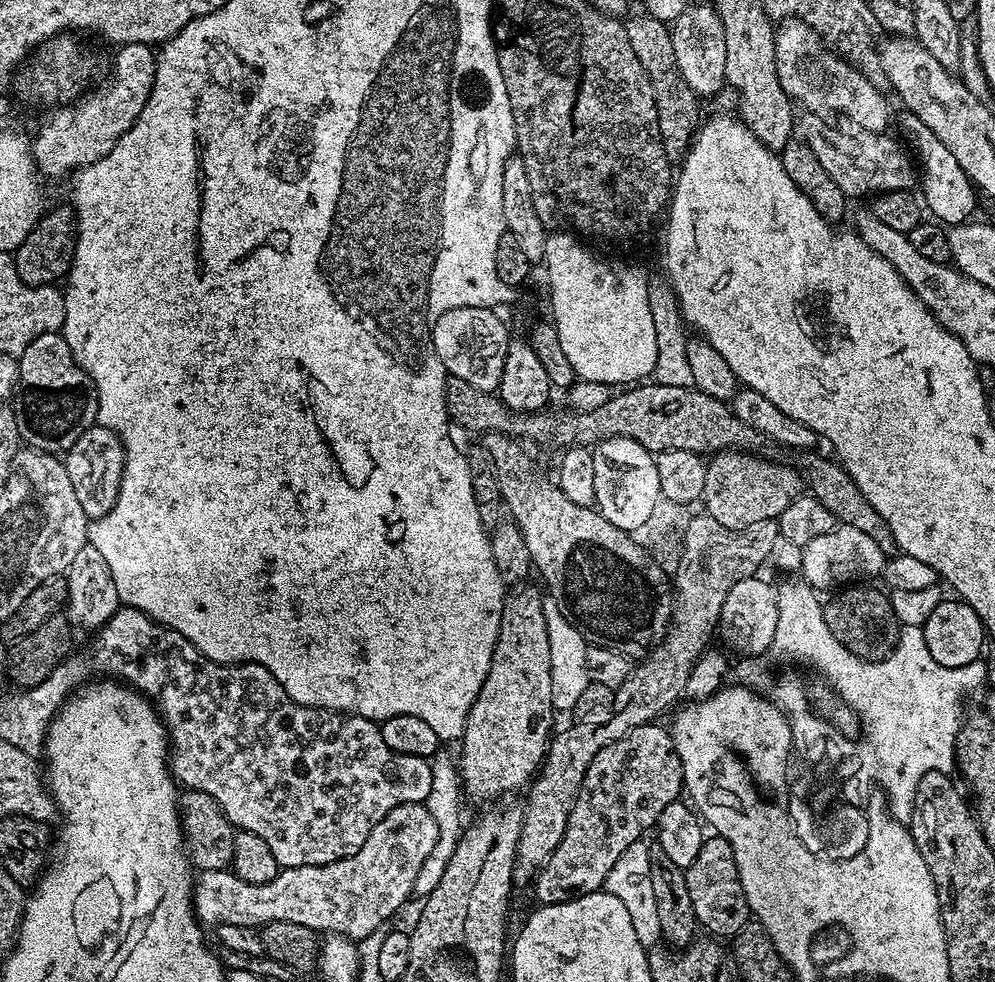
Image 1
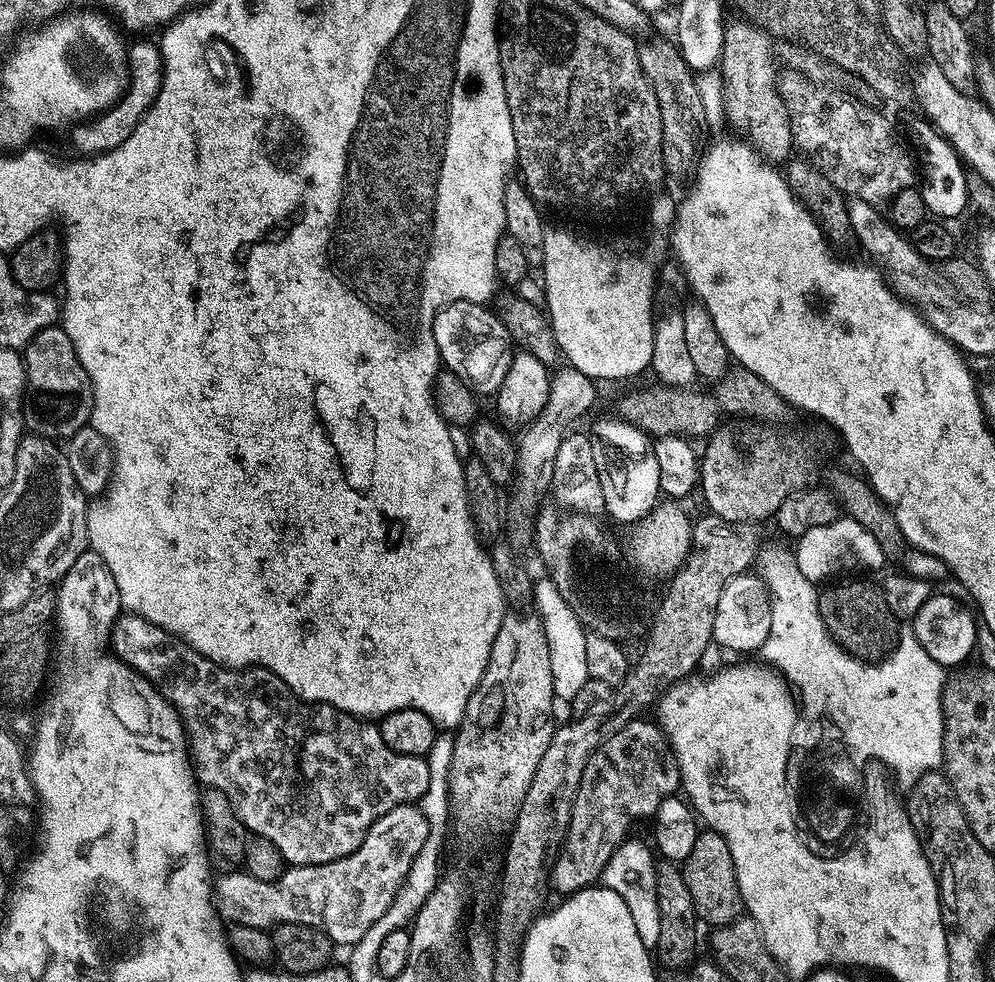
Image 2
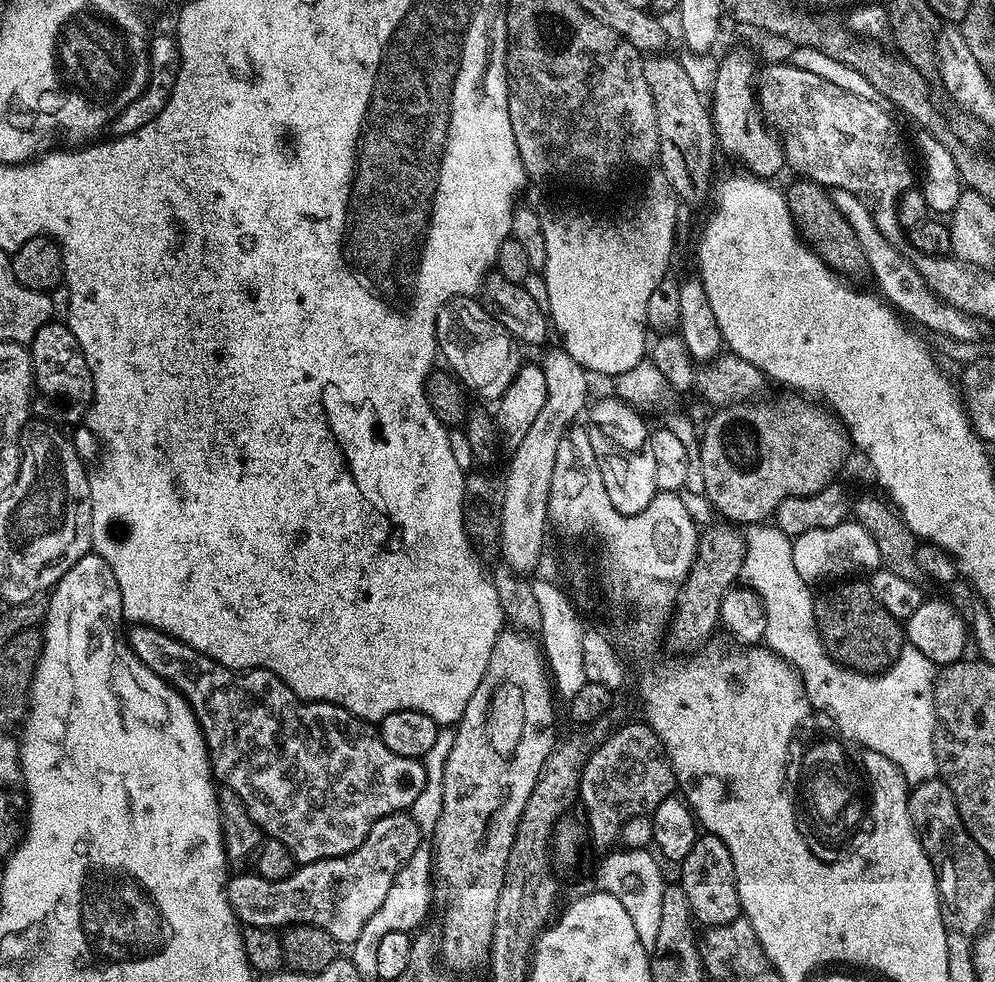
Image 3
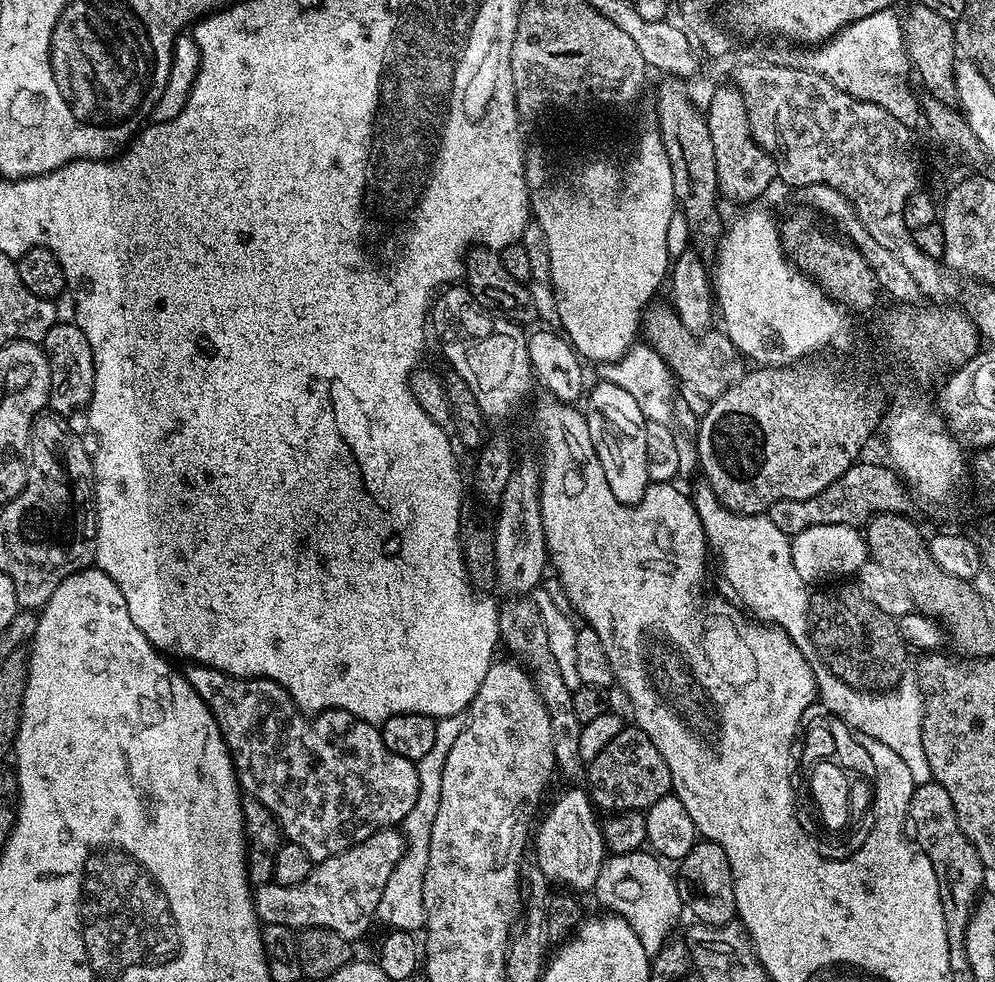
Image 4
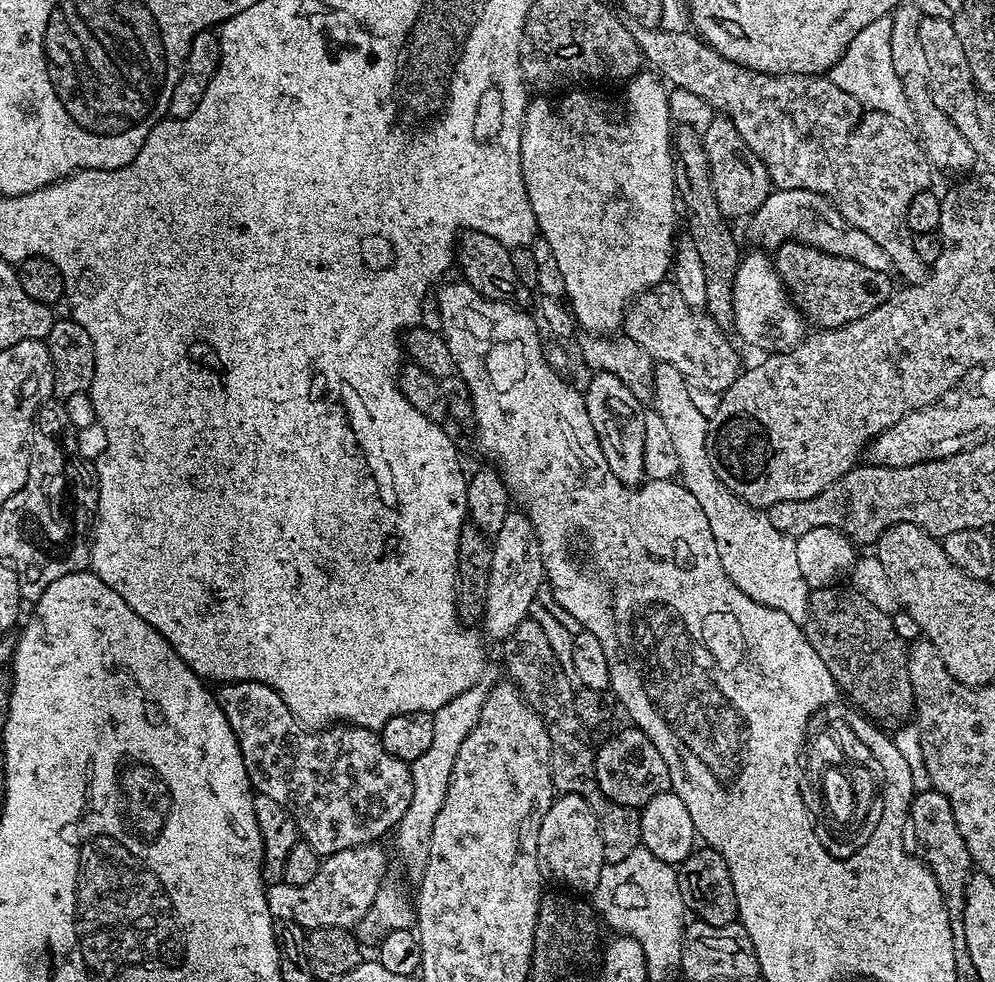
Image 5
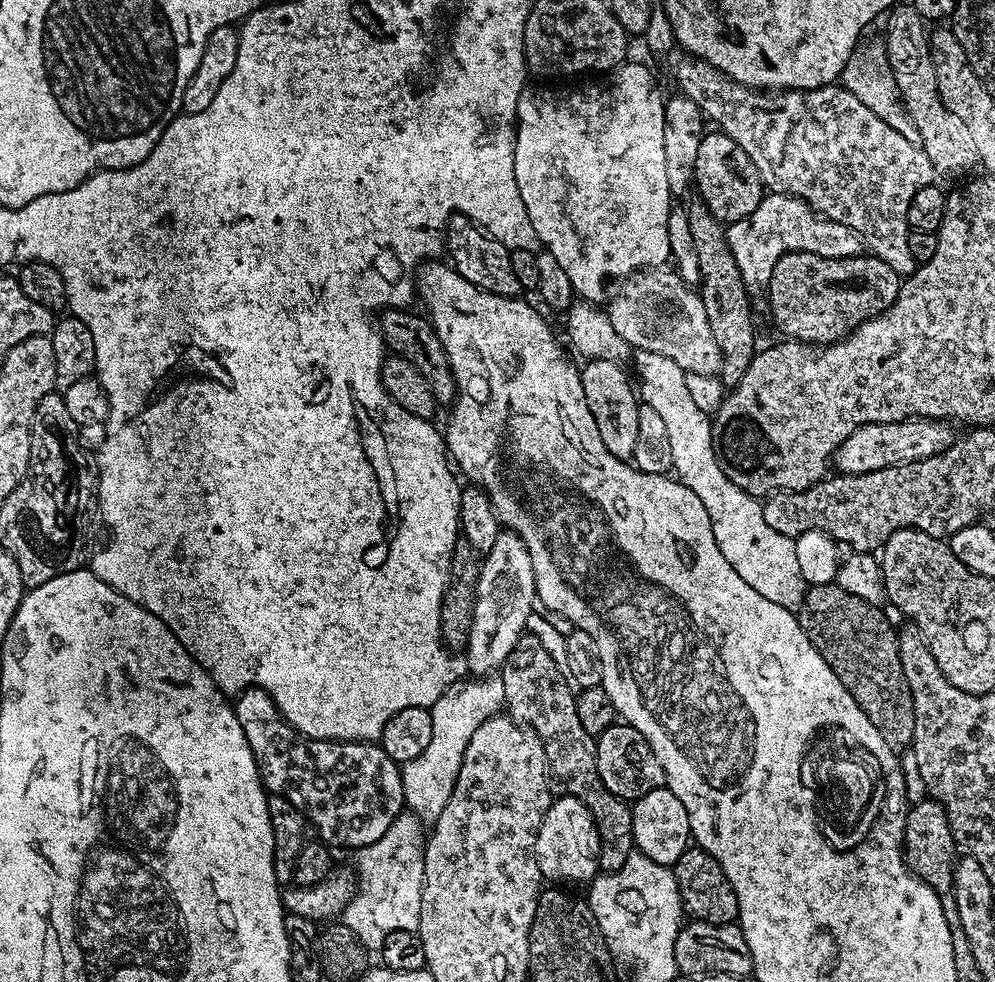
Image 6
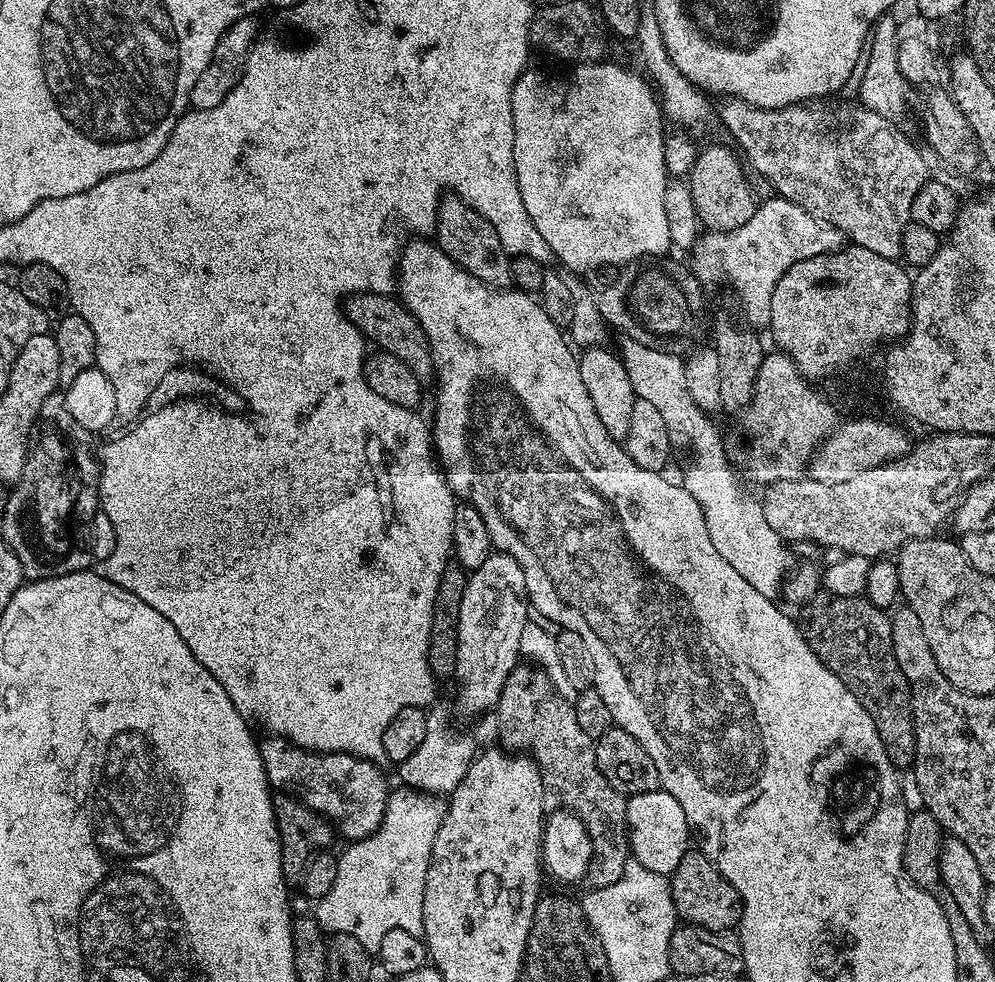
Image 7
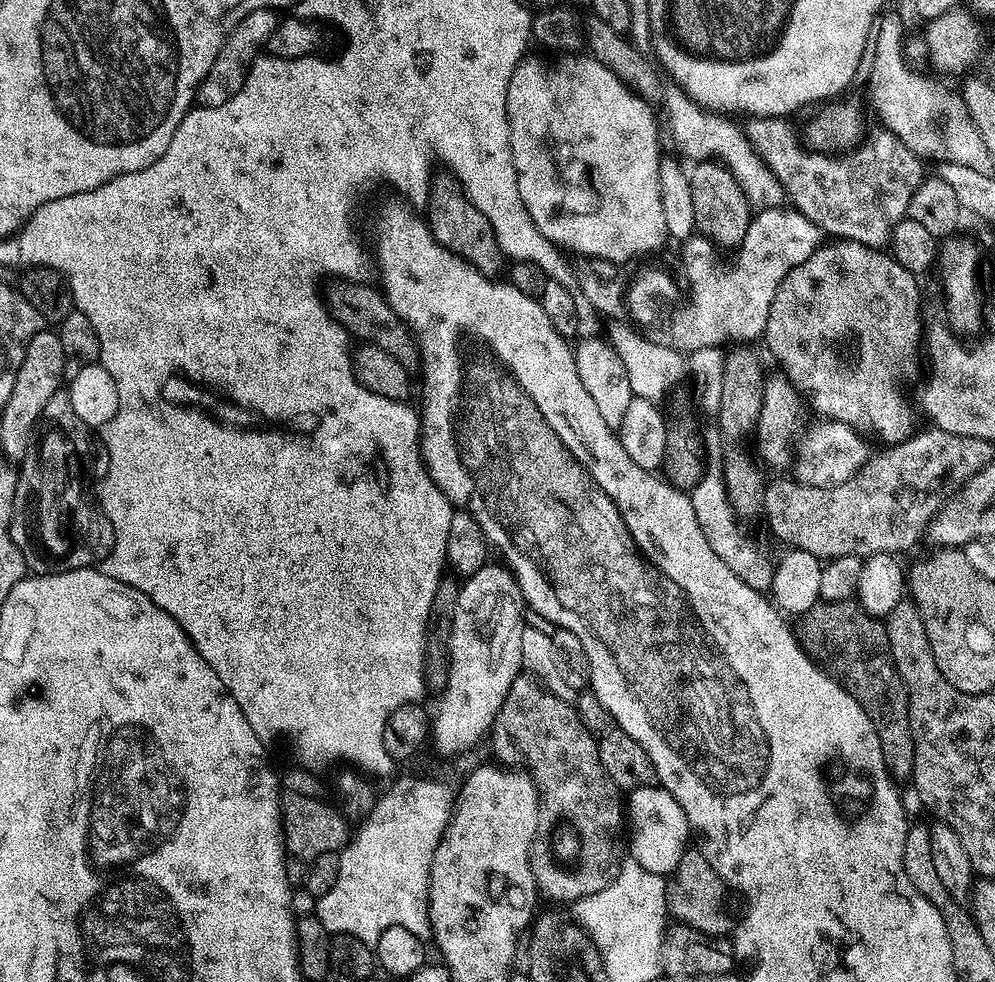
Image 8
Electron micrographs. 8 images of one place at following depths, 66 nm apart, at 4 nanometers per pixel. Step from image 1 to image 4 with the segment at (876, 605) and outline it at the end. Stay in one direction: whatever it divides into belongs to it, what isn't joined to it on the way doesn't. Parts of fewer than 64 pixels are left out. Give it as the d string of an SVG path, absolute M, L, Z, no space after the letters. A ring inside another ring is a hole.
M840 582L835 586L824 586L821 592L813 591L808 597L808 622L815 655L820 655L823 667L828 668L842 682L851 688L861 688L864 692L879 692L891 689L899 684L901 676L905 675L910 648L905 644L899 633L897 617L878 610L866 594L855 583Z

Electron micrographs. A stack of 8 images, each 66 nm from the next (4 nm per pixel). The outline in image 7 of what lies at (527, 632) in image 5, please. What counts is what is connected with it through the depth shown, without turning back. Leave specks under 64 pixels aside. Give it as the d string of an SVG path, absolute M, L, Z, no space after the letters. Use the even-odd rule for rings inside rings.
M531 662L517 663L506 678L494 715L500 723L499 743L505 749L527 750L540 768L545 789L561 800L565 809L585 824L592 843L592 857L586 875L592 888L605 888L622 878L630 858L628 843L628 801L598 770L596 745L578 726L576 709L567 696L560 696L548 675Z

